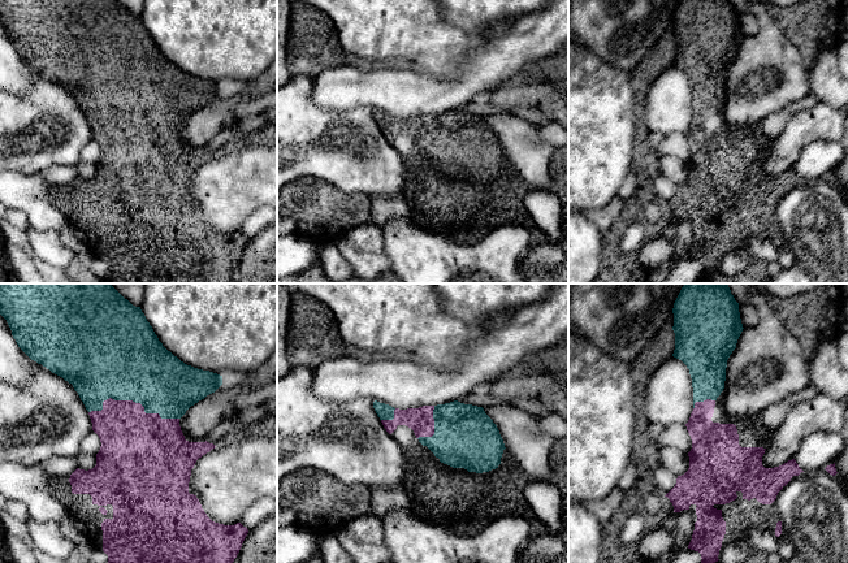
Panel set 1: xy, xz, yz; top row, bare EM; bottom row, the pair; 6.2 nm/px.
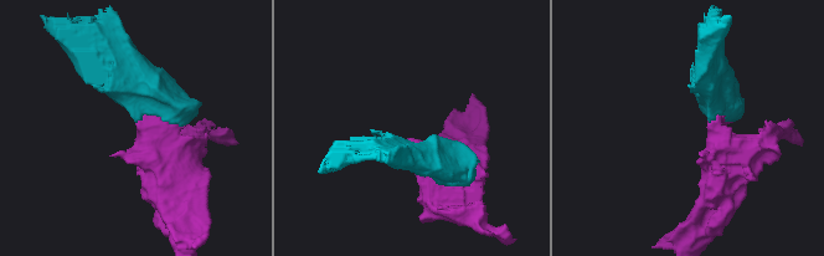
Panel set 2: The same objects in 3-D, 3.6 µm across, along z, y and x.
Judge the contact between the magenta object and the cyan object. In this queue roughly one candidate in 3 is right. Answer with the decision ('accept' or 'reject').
accept

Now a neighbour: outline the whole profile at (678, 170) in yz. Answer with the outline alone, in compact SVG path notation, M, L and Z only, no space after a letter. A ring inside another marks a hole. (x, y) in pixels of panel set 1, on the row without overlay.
M663 156L661 161L661 174L669 177L676 185L684 183L689 177L689 165L676 156Z

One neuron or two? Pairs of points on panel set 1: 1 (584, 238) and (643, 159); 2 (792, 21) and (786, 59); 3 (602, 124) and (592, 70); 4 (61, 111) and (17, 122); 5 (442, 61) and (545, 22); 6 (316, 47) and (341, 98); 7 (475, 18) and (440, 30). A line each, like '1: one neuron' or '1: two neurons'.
1: two neurons
2: two neurons
3: one neuron
4: one neuron
5: two neurons
6: two neurons
7: two neurons

